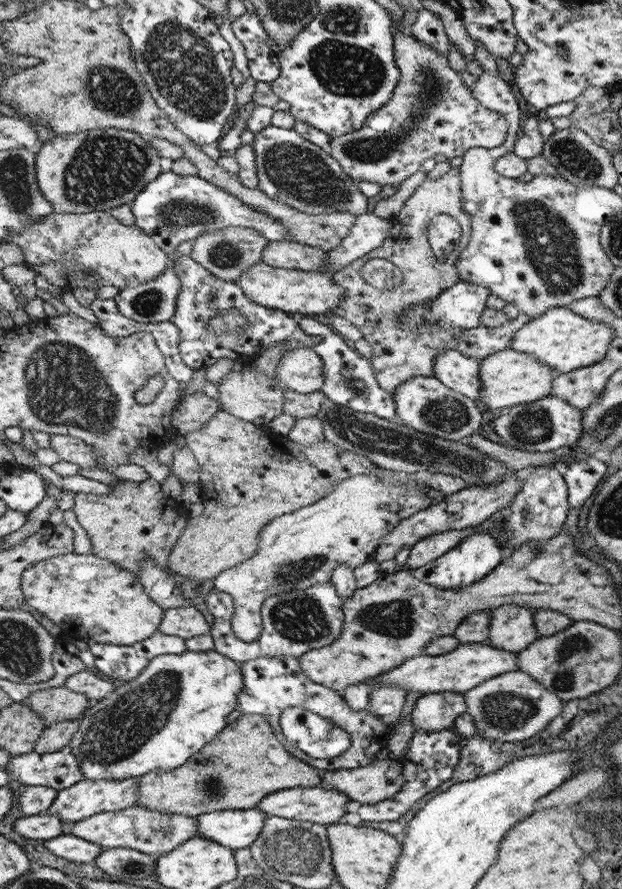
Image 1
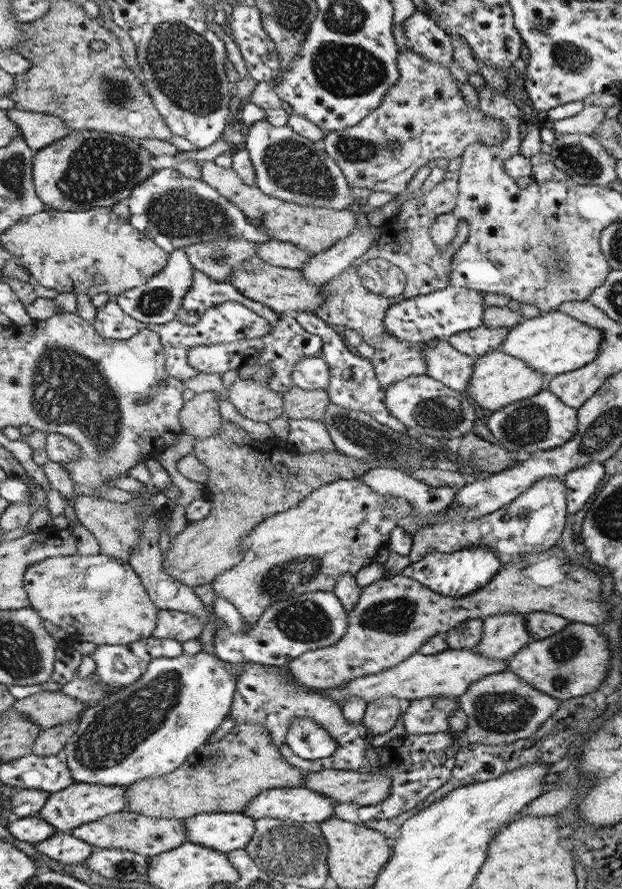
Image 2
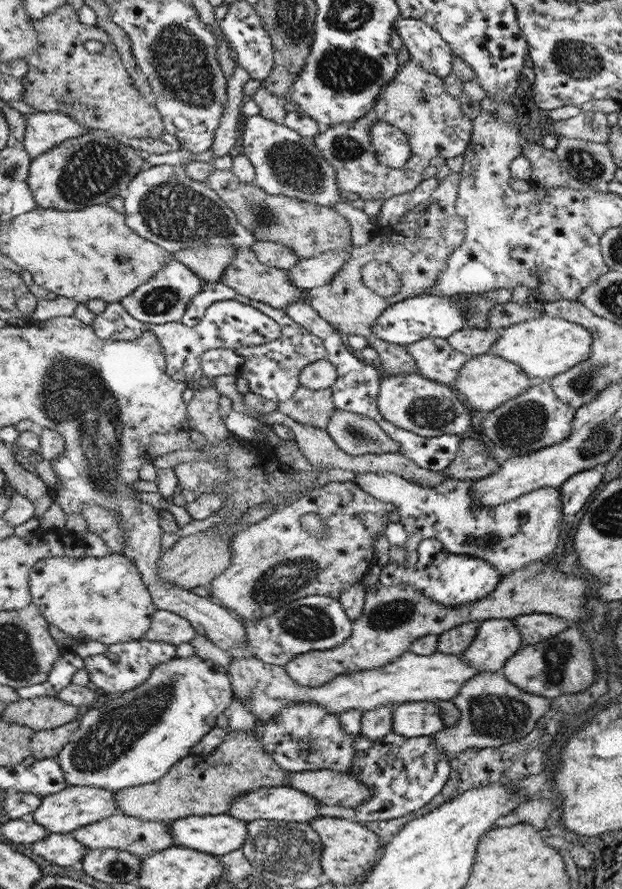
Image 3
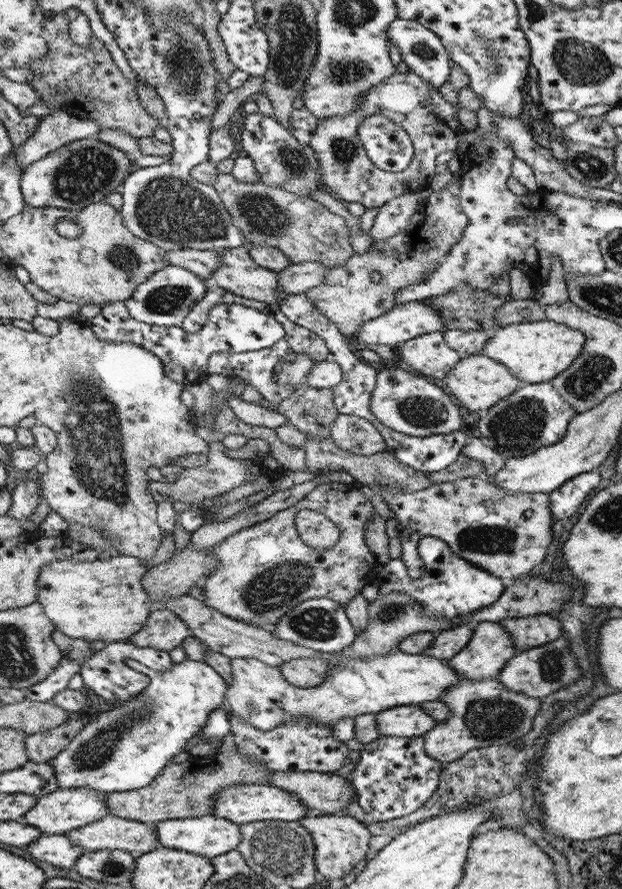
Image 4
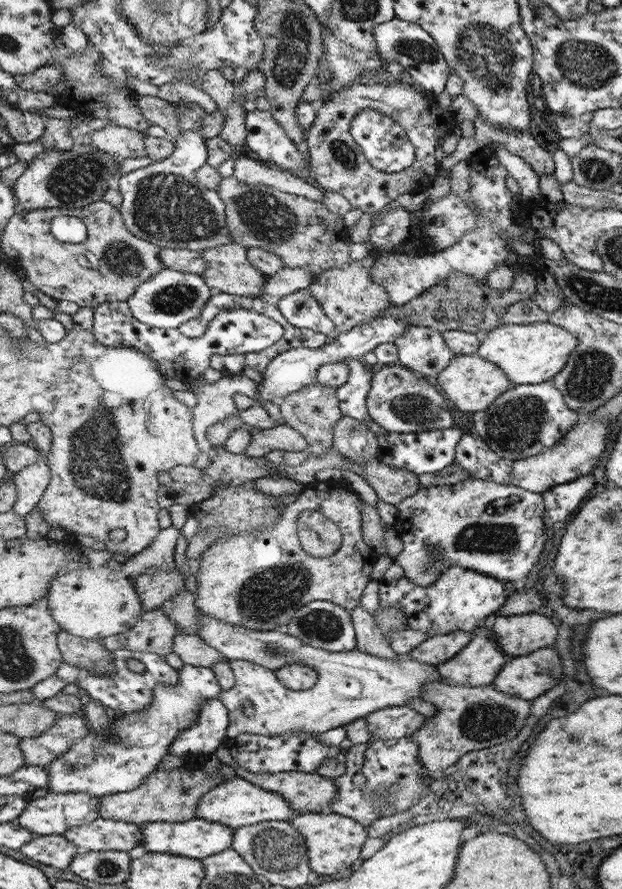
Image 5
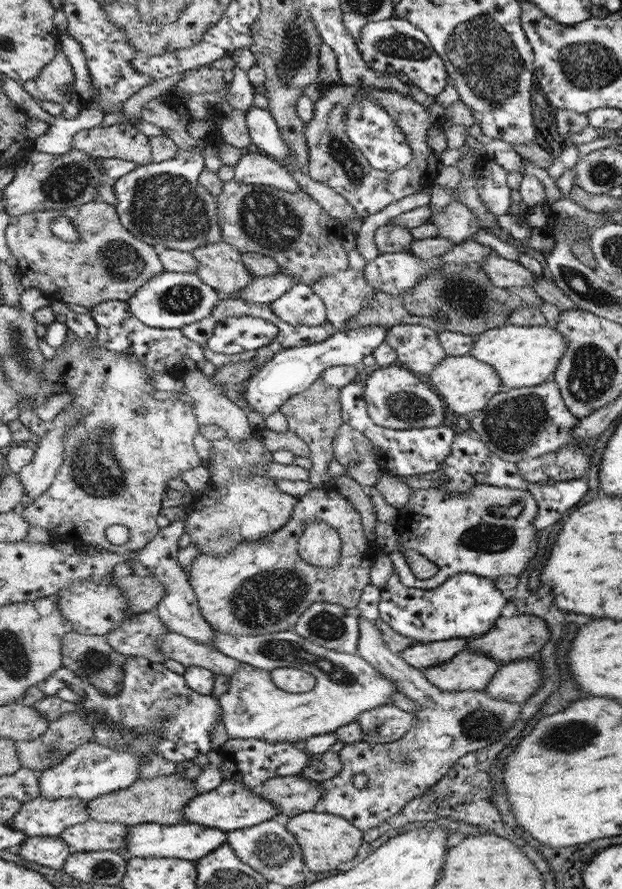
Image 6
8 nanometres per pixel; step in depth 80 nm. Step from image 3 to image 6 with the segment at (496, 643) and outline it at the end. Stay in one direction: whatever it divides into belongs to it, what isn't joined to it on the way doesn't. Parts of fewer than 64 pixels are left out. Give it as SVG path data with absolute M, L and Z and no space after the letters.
M479 650L460 651L454 659L423 669L423 675L444 692L483 690L502 666Z

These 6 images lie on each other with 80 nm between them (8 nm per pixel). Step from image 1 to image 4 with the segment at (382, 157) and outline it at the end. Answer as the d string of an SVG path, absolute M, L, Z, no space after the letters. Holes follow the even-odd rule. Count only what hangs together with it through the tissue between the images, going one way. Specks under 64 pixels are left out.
M409 70L405 74L396 72L375 87L369 88L363 94L359 107L350 114L318 121L315 132L311 134L309 146L318 156L321 180L327 190L347 203L360 202L367 208L379 209L406 191L418 191L427 187L428 178L434 176L436 156L448 150L457 152L458 144L466 134L468 132L456 120L456 108L440 96L435 86ZM370 115L388 117L406 130L415 148L415 158L410 167L402 172L386 172L371 161L367 149L362 146L358 131L363 117Z

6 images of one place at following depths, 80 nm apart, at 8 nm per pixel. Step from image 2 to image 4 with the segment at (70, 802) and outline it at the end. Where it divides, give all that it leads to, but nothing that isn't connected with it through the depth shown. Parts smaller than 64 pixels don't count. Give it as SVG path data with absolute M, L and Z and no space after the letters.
M58 788L54 792L37 797L36 804L26 812L21 822L34 826L42 834L66 835L70 831L75 831L76 828L95 823L104 816L110 815L111 812L107 809L108 796L106 792L88 788Z

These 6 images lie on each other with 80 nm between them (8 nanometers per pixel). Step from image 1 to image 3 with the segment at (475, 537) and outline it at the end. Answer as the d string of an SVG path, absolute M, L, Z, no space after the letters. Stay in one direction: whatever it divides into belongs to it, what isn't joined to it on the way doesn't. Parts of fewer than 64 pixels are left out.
M436 539L423 540L418 548L419 562L414 566L400 566L398 563L383 565L379 582L387 586L396 586L399 583L412 584L420 592L432 600L439 601L447 606L465 606L486 598L496 590L502 578L498 569L490 561L482 560L478 556L467 554L452 554Z

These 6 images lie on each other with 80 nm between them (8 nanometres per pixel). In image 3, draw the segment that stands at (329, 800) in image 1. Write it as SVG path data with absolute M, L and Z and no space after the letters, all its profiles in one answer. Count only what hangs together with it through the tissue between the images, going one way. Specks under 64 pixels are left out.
M290 786L264 787L237 796L235 802L231 804L231 811L227 814L240 820L246 820L248 824L258 819L283 820L296 824L309 823L311 820L322 817L320 815L320 807L321 804L319 804L319 801L302 789Z

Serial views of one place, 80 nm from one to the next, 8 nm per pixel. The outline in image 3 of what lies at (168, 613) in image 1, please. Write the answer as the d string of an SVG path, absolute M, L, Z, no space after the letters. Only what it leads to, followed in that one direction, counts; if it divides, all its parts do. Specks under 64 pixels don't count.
M156 609L152 616L152 624L144 639L154 642L167 642L178 646L182 642L189 642L197 636L194 625L178 613Z

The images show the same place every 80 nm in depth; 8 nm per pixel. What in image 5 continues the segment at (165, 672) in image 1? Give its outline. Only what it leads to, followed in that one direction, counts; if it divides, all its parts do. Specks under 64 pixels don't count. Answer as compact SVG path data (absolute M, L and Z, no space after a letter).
M184 664L176 684L155 686L150 708L117 714L113 722L113 735L101 735L89 731L89 735L71 750L59 756L47 768L50 771L50 792L87 792L92 796L114 795L134 791L142 786L144 779L156 771L155 766L170 752L170 746L178 734L191 727L199 718L199 712L208 699L218 699L222 694L220 685L210 668Z

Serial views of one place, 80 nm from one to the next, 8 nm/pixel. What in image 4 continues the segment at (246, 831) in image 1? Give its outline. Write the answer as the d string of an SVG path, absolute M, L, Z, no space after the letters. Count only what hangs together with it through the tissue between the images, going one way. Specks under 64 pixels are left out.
M213 815L165 820L153 825L156 826L156 835L158 835L158 841L163 848L179 849L210 859L235 851L243 838L243 830L240 829L240 825L232 823L232 820L214 817Z

